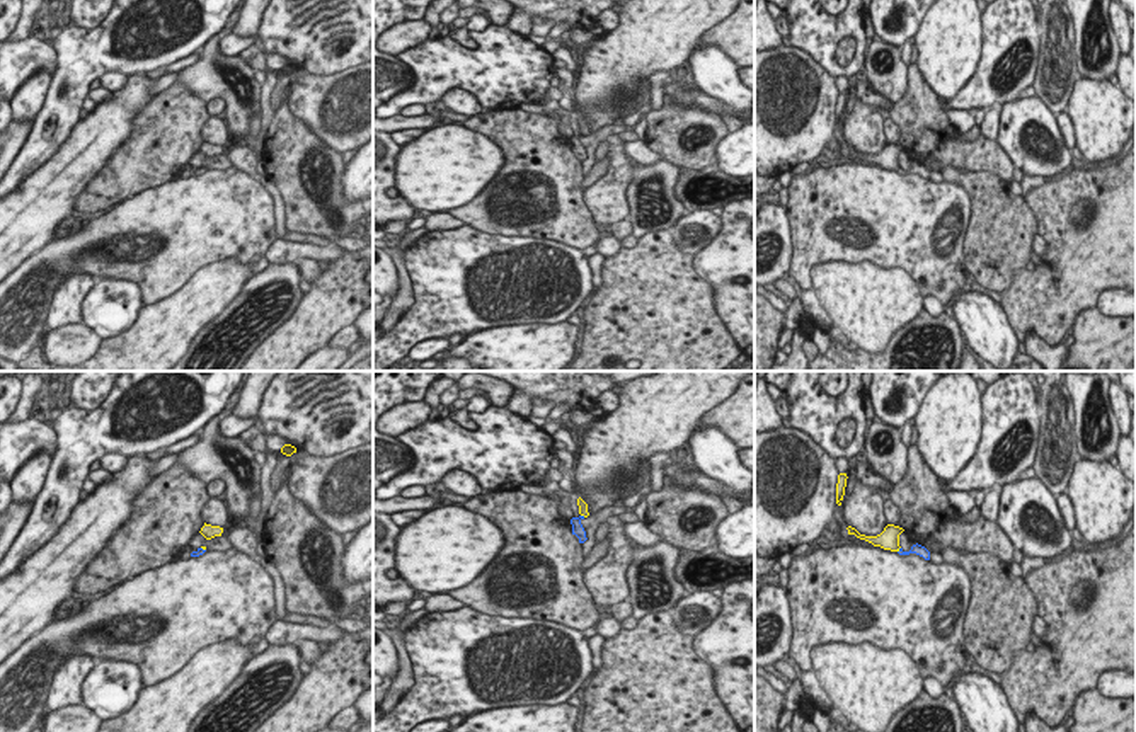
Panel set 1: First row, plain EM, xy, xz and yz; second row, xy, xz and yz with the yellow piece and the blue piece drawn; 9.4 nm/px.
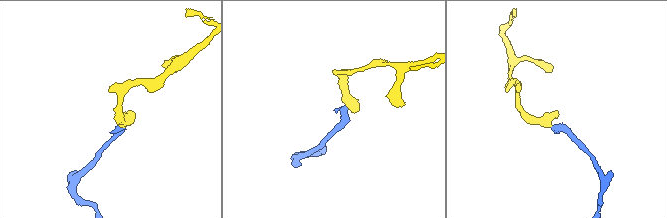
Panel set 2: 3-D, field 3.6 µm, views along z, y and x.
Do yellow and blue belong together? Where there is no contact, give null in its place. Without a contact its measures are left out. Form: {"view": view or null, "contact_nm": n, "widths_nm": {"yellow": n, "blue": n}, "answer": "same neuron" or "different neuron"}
{"view": "yz", "contact_nm": 70, "widths_nm": {"yellow": 190, "blue": 100}, "answer": "same neuron"}

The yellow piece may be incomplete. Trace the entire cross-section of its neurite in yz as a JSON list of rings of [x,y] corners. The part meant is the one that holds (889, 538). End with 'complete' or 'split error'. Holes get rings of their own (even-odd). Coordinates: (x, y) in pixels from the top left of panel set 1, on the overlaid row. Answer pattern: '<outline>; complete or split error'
[[[887,524],[884,528],[884,531],[877,536],[865,536],[865,535],[860,535],[855,528],[848,526],[848,535],[855,535],[857,538],[860,540],[865,540],[869,543],[872,543],[874,546],[881,546],[884,550],[891,550],[891,552],[898,552],[899,555],[909,555],[909,553],[916,553],[920,557],[923,557],[925,560],[930,560],[930,552],[921,546],[921,545],[913,545],[909,552],[904,552],[901,546],[899,546],[899,535],[904,531],[903,528],[899,526],[894,526],[894,524]]]; split error

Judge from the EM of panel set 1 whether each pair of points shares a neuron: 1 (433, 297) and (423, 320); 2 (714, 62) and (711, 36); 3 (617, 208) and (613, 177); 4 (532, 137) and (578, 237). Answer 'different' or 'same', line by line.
1: same
2: different
3: same
4: same

